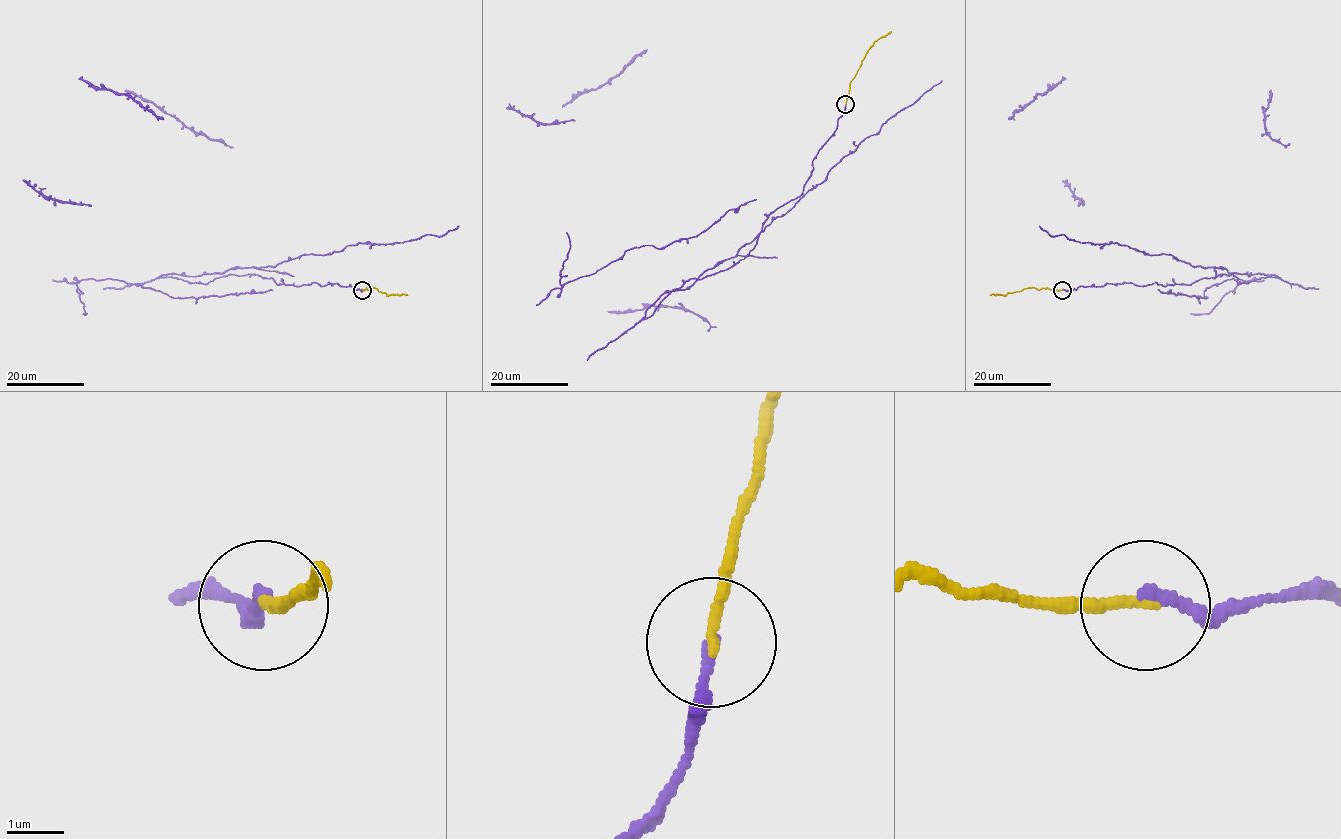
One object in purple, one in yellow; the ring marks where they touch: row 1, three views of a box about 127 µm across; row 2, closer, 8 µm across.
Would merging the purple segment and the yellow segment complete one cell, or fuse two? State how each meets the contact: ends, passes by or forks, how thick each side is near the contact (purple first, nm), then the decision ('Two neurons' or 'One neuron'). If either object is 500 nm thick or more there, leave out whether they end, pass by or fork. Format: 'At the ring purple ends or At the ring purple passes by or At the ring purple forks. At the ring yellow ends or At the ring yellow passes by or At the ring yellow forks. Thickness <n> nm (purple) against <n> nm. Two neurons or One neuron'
At the ring purple ends. At the ring yellow ends. Thickness 200 nm (purple) against 180 nm. One neuron

